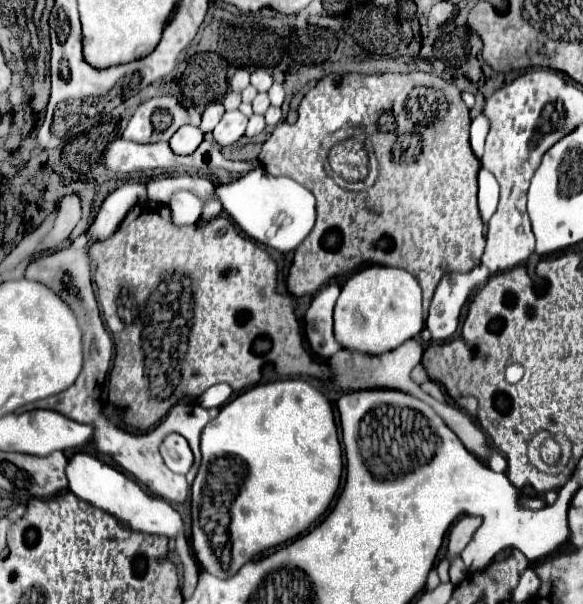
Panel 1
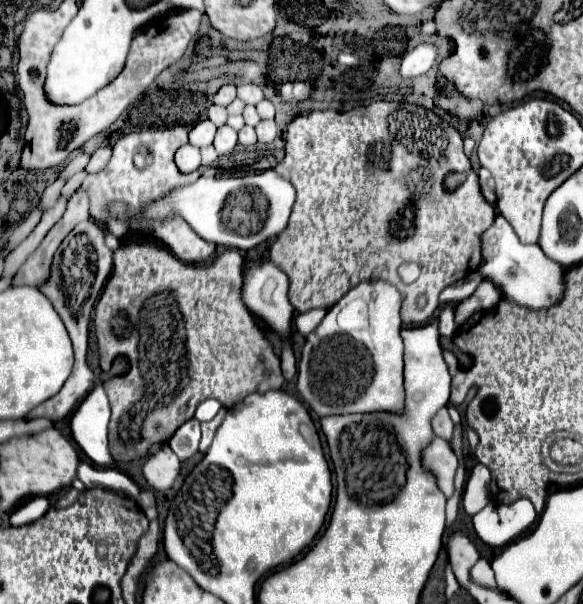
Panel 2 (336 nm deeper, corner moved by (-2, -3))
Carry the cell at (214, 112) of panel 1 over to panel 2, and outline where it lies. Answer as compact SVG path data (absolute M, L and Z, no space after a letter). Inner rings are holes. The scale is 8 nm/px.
M204 120L204 122L196 124L194 130L190 132L190 144L196 148L210 146L214 140L214 134L216 134L216 126L210 120Z

